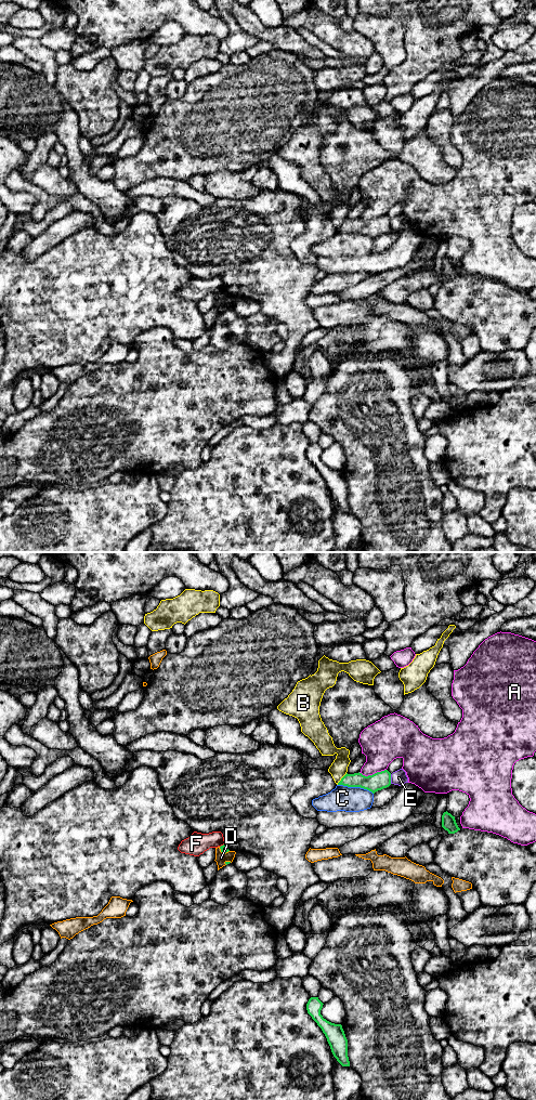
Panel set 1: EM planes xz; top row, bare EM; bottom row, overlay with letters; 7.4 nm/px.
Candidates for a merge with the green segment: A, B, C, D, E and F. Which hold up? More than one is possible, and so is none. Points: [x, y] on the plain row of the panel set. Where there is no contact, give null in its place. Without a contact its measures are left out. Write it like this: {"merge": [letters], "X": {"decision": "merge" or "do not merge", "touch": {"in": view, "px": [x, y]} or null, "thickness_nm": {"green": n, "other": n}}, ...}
{"merge": [], "A": {"decision": "do not merge", "touch": {"in": "xz", "px": [373, 220]}, "thickness_nm": {"green": 130, "other": 300}}, "B": {"decision": "do not merge", "touch": {"in": "xz", "px": [341, 224]}, "thickness_nm": {"green": 130, "other": 130}}, "C": {"decision": "do not merge", "touch": {"in": "xz", "px": [355, 232]}, "thickness_nm": {"green": 130, "other": 190}}, "D": {"decision": "do not merge", "touch": {"in": "xz", "px": [223, 298]}, "thickness_nm": {"green": 50, "other": 80}}, "E": {"decision": "do not merge", "touch": {"in": "xz", "px": [390, 224]}, "thickness_nm": {"green": 130, "other": 110}}, "F": {"decision": "do not merge", "touch": {"in": "xz", "px": [221, 291]}, "thickness_nm": {"green": 50, "other": 160}}}

